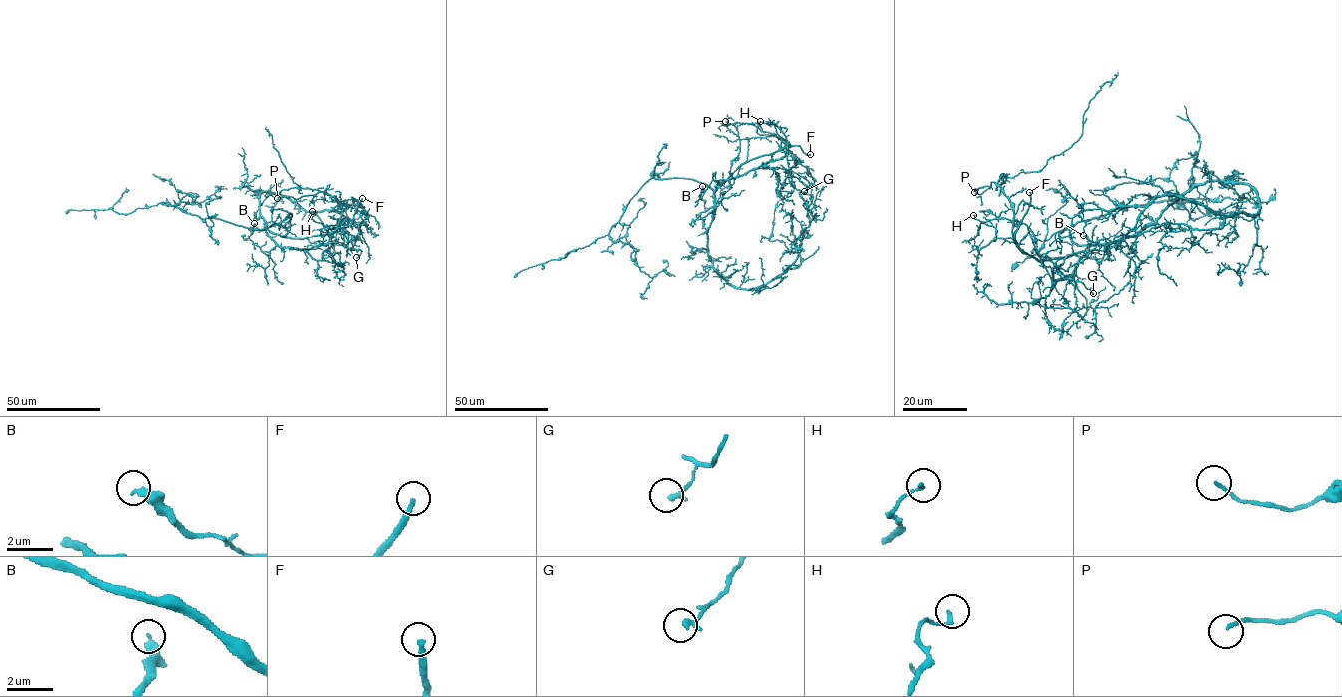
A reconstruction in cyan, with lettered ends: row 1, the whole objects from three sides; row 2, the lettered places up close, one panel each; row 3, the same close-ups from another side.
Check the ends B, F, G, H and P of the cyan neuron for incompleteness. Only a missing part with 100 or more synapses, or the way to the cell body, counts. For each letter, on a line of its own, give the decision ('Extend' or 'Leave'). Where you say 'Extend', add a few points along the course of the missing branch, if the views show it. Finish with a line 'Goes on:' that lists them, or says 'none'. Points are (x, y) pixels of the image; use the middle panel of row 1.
B: Leave
F: Extend. Course of what is missing: (810, 154), (833, 159)
G: Leave
H: Leave
P: Leave
Goes on: F

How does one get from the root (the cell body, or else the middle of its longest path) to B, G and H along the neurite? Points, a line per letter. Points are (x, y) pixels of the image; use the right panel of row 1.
B: (1129, 236), (1122, 240), (1121, 246), (1115, 243), (1099, 245), (1083, 235)
G: (1129, 236), (1099, 243), (1067, 276), (1053, 279), (1051, 269), (1055, 267), (1063, 278), (1081, 282), (1093, 293)
H: (1129, 236), (1095, 243), (1063, 258), (1038, 260), (1010, 238), (995, 238), (995, 228), (973, 215)

